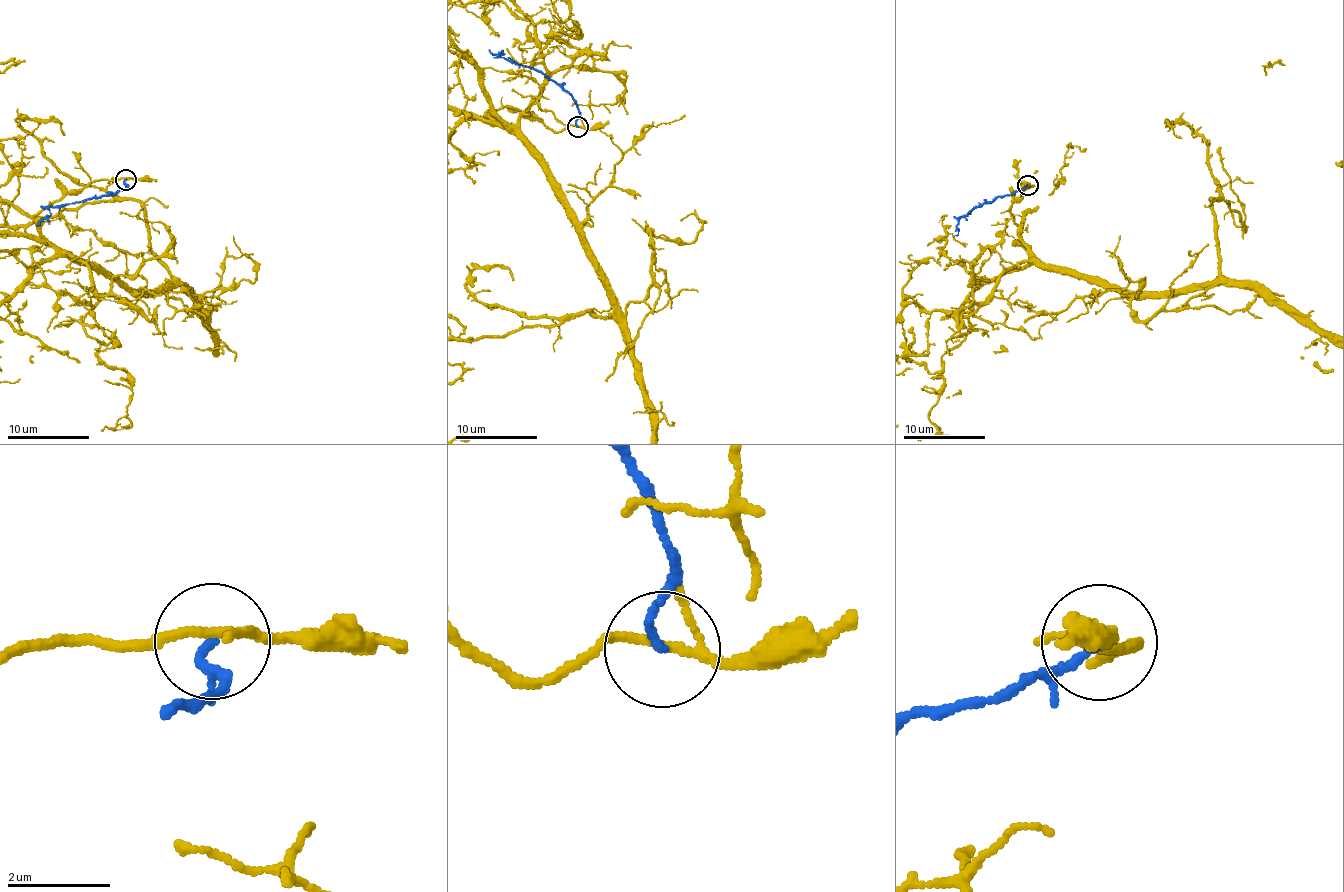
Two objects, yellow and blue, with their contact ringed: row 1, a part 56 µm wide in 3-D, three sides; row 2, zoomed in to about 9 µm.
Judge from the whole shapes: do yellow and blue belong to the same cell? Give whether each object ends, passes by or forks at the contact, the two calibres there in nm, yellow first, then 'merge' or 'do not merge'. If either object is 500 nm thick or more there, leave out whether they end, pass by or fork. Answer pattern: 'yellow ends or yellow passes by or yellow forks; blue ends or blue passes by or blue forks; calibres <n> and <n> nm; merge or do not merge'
yellow forks; blue ends; calibres 140 and 150 nm; do not merge

